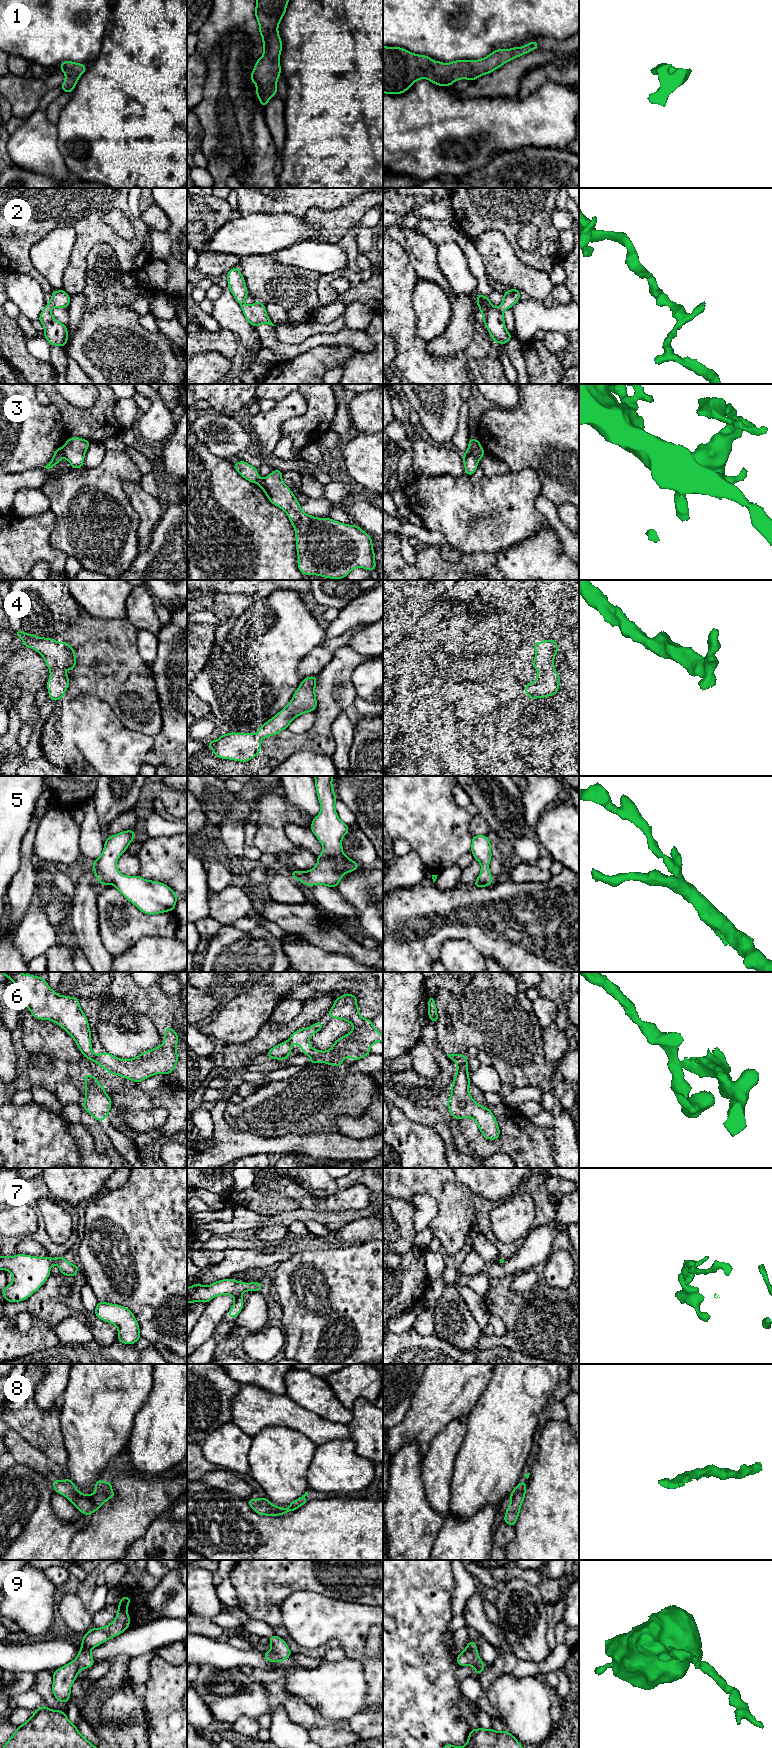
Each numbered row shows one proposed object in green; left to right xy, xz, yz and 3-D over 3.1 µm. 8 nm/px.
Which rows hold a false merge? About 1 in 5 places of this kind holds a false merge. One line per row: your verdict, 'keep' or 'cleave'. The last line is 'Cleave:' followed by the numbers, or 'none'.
1: keep
2: keep
3: cleave
4: keep
5: keep
6: cleave
7: keep
8: keep
9: keep
Cleave: 3, 6

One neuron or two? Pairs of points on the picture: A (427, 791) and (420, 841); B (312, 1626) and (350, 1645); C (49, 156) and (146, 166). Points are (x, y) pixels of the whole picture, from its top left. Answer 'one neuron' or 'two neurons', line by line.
A: one neuron
B: one neuron
C: two neurons

